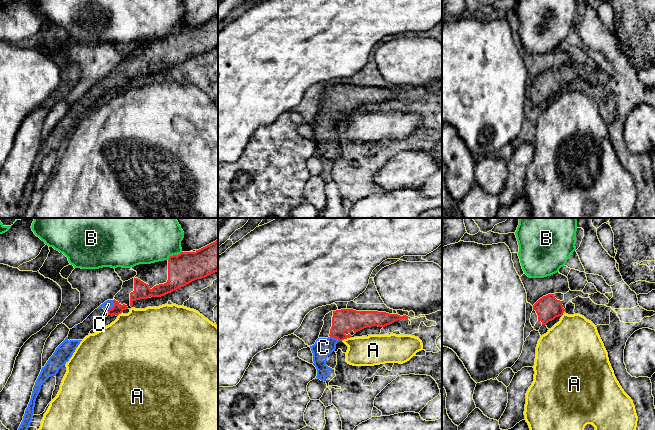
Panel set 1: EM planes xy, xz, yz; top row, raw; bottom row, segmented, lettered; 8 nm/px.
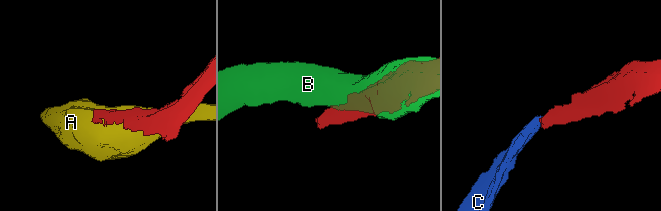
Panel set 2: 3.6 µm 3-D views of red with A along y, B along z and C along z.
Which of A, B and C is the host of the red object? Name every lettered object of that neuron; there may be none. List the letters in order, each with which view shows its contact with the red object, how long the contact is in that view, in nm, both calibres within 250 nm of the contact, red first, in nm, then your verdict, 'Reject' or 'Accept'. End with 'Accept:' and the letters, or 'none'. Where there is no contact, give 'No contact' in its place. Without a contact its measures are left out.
A: Touches red in xz. Shared border 60 nm. Thickness 180 nm (red) against 240 nm. Reject
B: Touches red in xy. Shared border 140 nm. Thickness 240 nm (red) against 460 nm. Reject
C: Touches red in xy. Shared border 100 nm. Thickness 90 nm (red) against 70 nm. Accept
Accept: C

